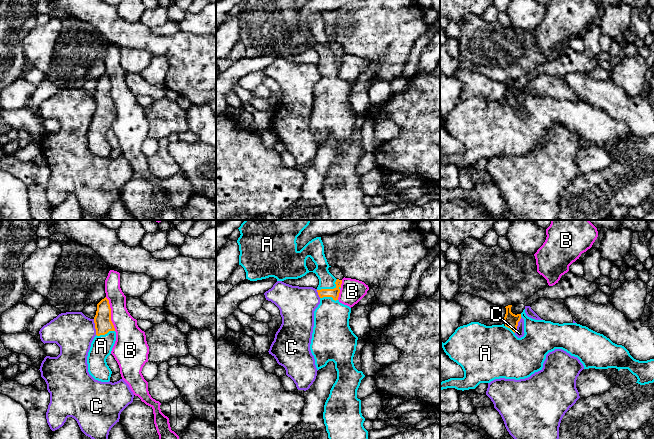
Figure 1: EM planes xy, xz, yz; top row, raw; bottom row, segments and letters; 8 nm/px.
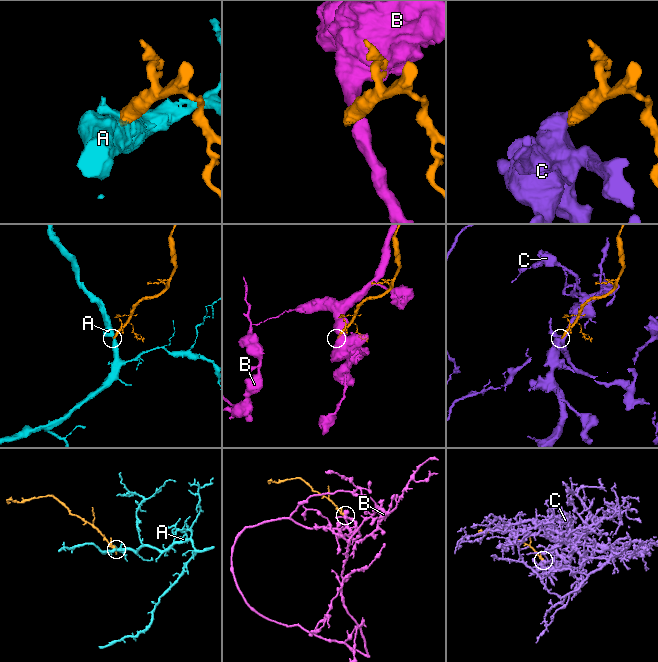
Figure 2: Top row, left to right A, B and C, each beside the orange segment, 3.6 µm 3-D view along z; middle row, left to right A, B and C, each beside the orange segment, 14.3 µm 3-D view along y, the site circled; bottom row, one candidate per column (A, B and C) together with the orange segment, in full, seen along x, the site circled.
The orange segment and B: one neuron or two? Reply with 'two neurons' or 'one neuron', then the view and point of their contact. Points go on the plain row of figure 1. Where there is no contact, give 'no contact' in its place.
two neurons | xy (110, 90)

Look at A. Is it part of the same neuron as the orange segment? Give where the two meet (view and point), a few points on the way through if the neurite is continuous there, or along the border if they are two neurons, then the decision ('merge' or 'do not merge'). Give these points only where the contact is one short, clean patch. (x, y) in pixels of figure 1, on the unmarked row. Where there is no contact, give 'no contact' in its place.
contact xz (329, 65); way xz (334, 69), (329, 65), (326, 56); merge

